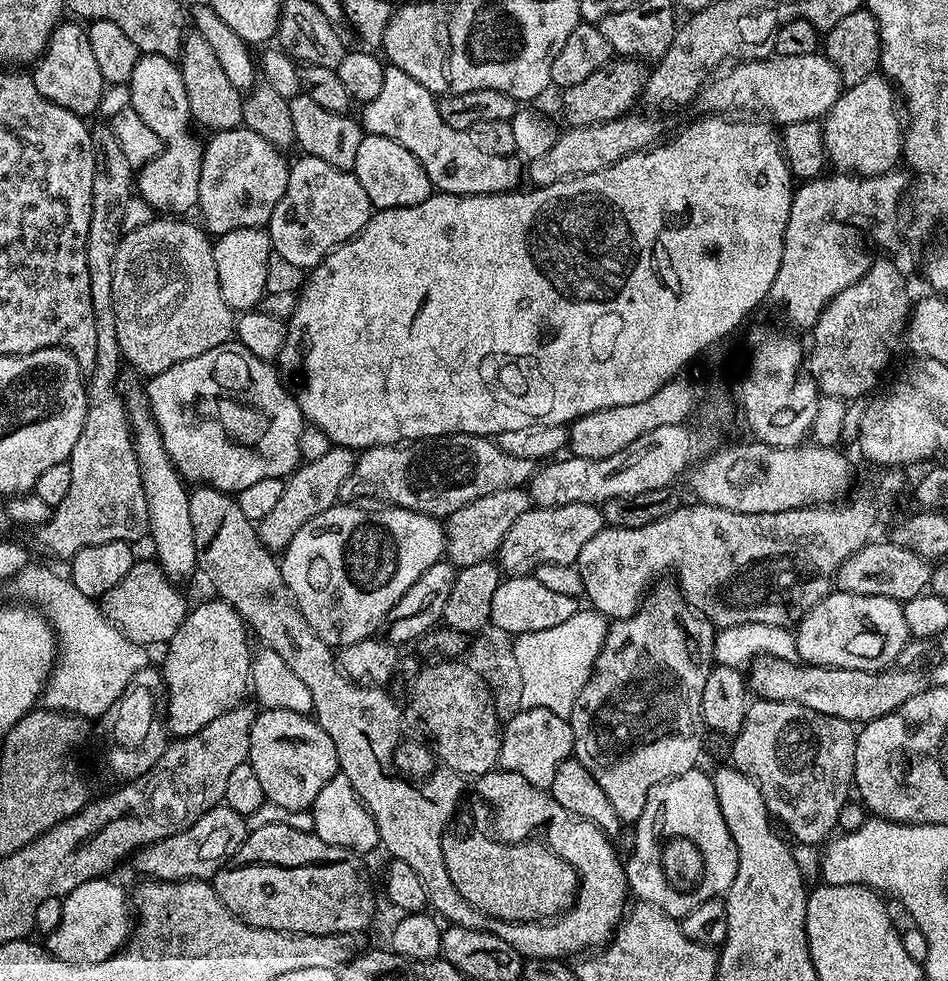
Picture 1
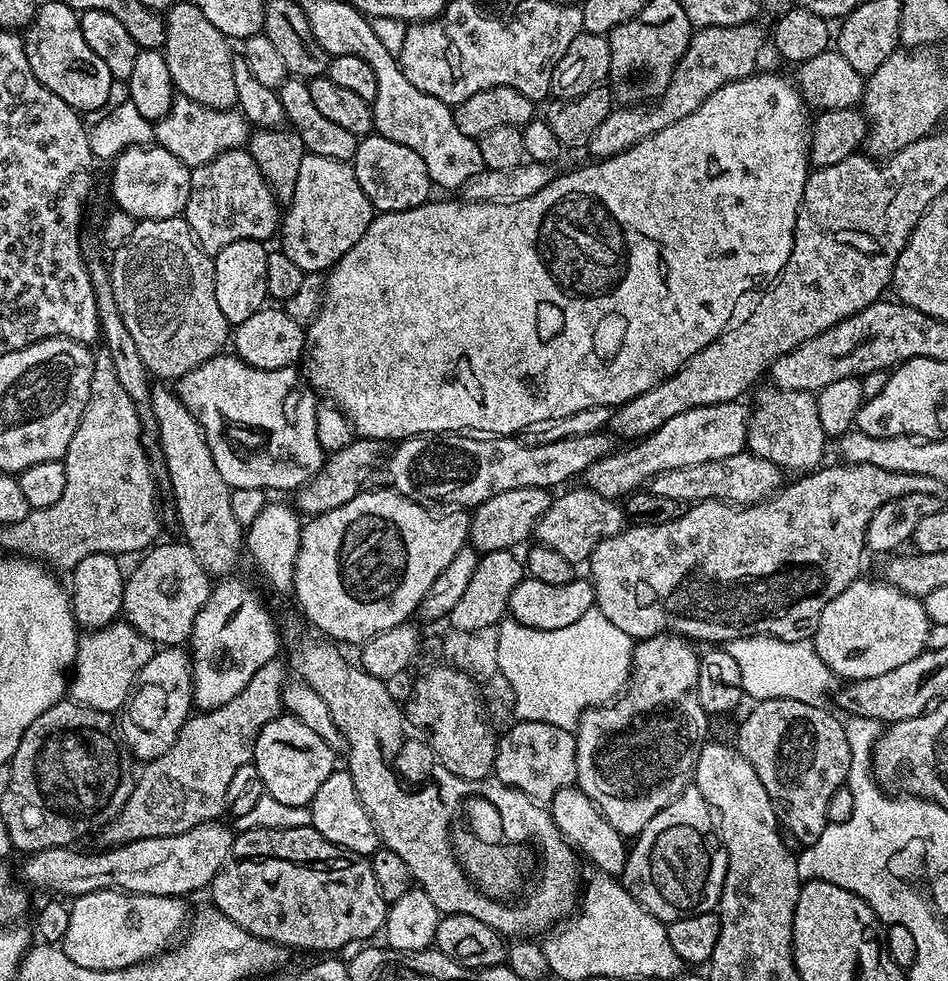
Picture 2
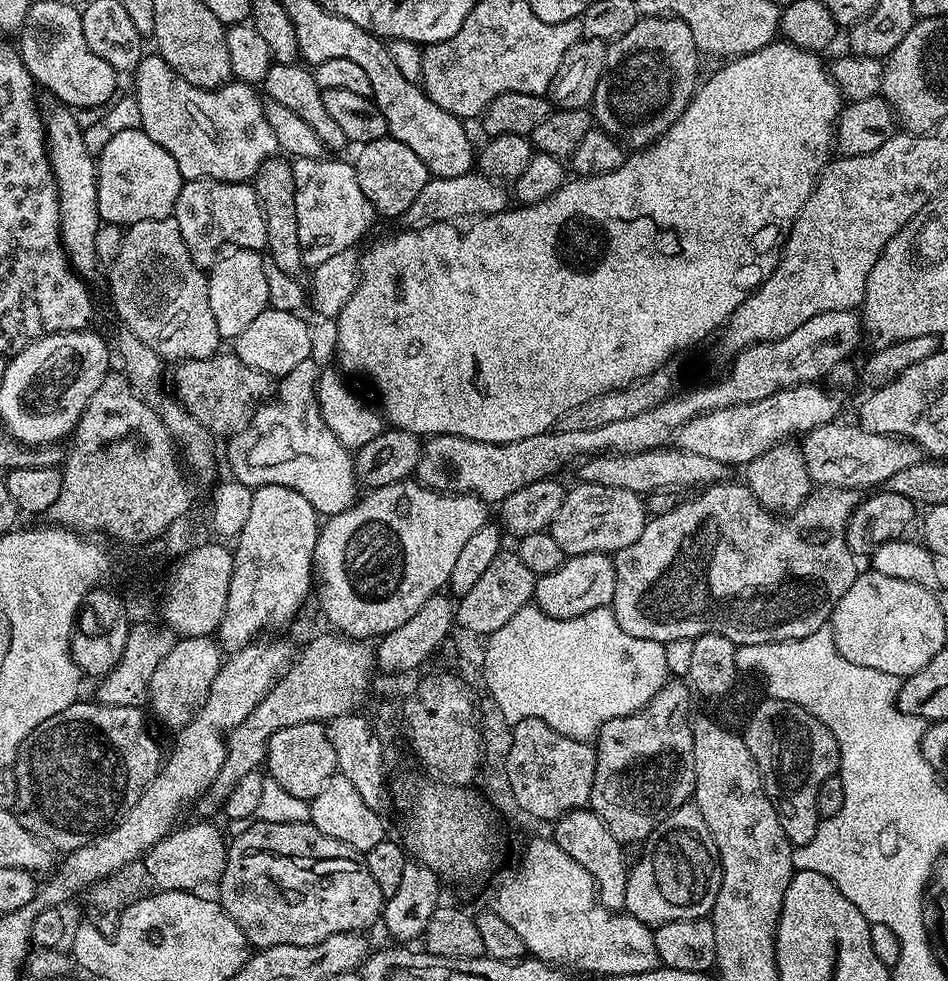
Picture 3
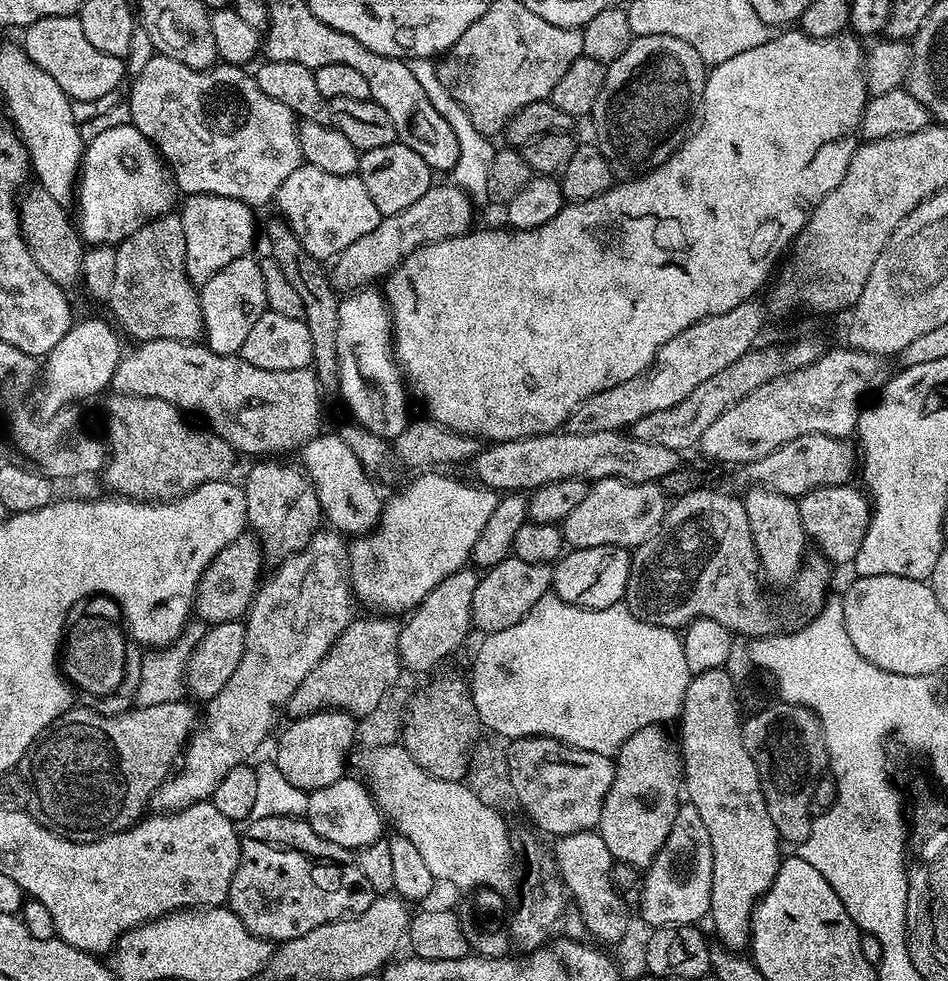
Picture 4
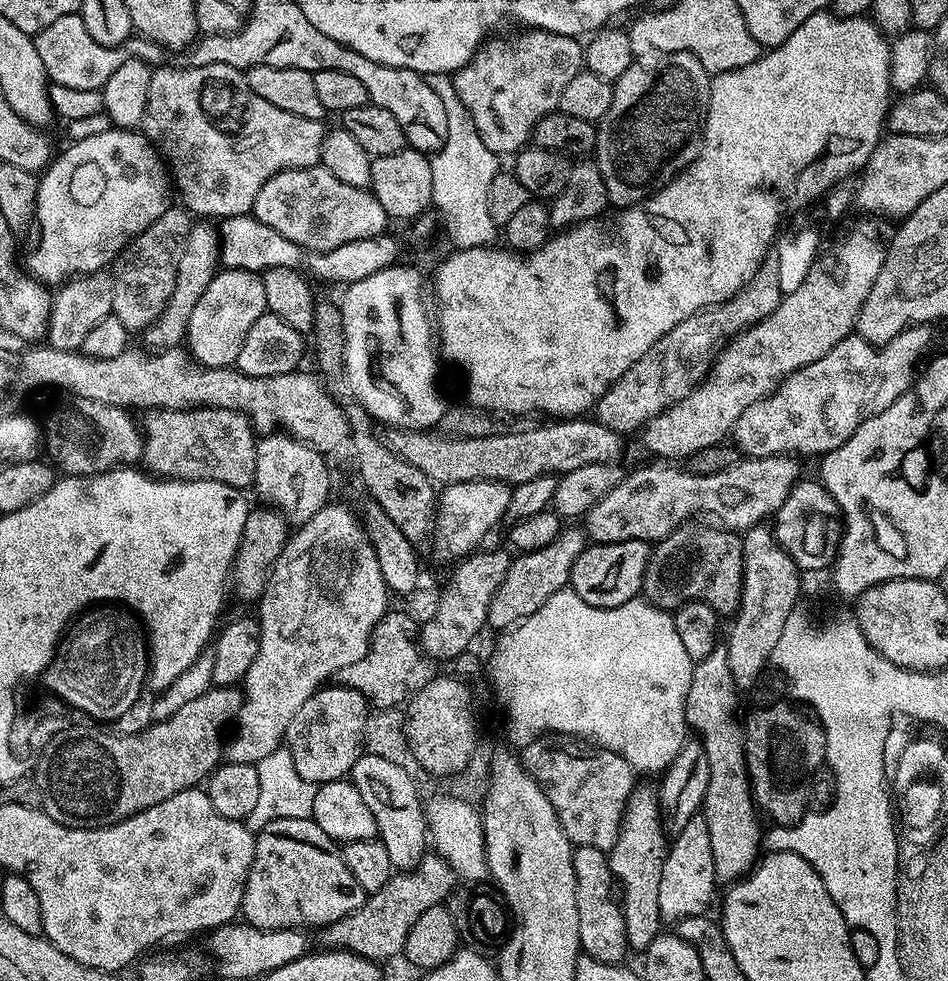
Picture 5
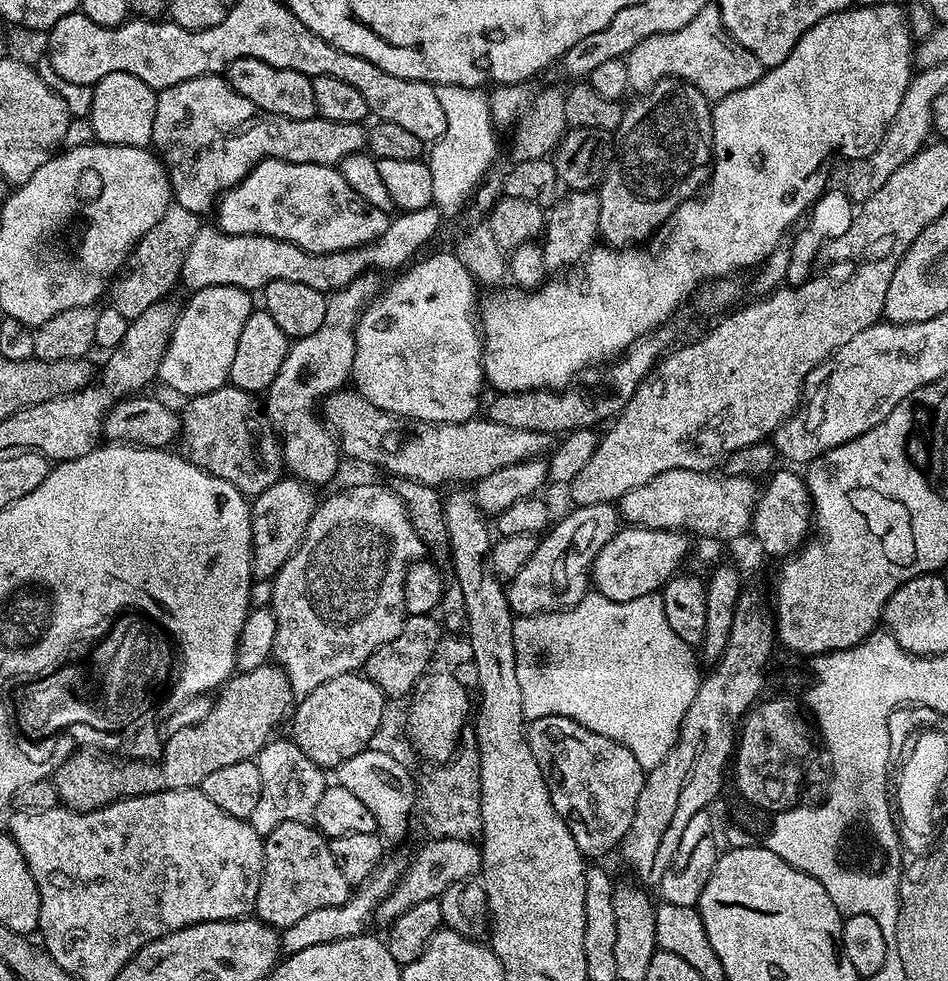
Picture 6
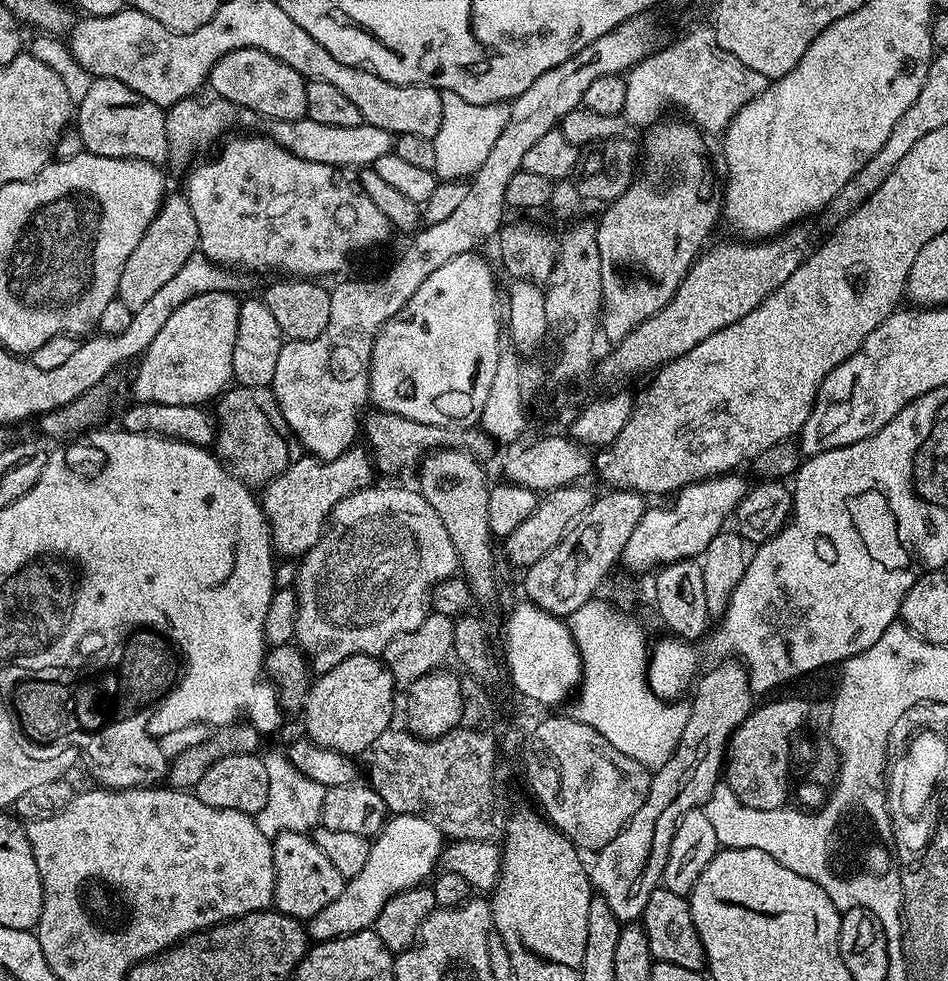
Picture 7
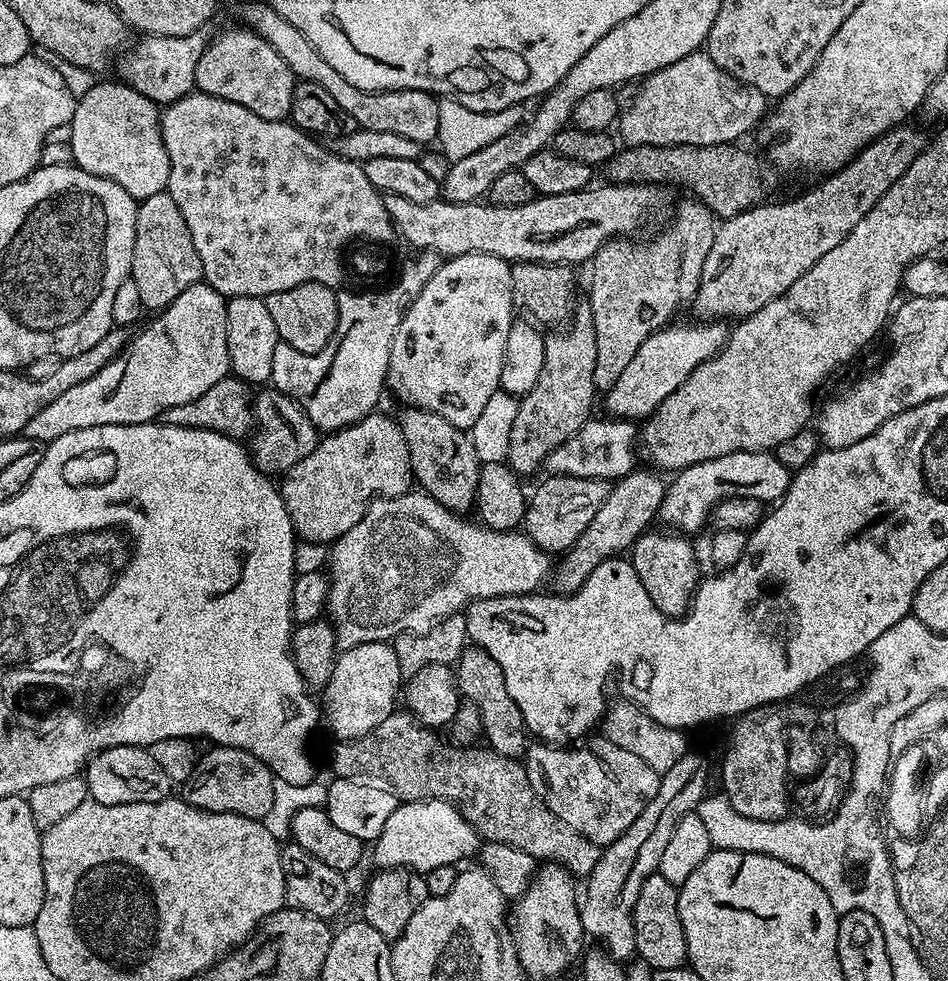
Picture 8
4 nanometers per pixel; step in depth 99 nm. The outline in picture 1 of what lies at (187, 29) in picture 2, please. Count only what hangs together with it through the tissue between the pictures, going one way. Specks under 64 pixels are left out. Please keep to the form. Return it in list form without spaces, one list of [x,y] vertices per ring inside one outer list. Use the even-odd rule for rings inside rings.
[[[192,30],[185,35],[184,44],[180,48],[178,67],[186,88],[188,109],[195,123],[208,127],[212,132],[234,129],[243,123],[243,93],[223,73],[222,66],[214,55],[214,49],[206,42],[206,38],[202,38],[202,34]]]

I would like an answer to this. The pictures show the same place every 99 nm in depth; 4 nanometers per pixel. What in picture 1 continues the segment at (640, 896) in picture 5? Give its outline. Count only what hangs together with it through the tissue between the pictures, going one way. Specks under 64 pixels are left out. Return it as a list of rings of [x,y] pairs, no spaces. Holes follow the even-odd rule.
[[[657,583],[645,595],[642,607],[630,618],[614,620],[609,623],[600,656],[595,660],[596,668],[588,676],[588,682],[582,688],[582,694],[578,694],[570,717],[574,758],[578,762],[582,762],[582,766],[586,766],[586,770],[590,770],[594,782],[598,782],[598,786],[602,786],[606,798],[610,798],[610,806],[614,806],[614,814],[618,814],[618,818],[622,822],[635,822],[642,814],[642,806],[646,806],[646,798],[650,794],[650,790],[654,790],[654,786],[658,786],[670,778],[678,778],[678,774],[686,774],[690,769],[697,767],[698,761],[696,759],[699,758],[700,752],[702,756],[705,751],[706,729],[700,713],[702,710],[702,690],[706,690],[706,678],[714,667],[717,629],[701,613],[686,603],[684,593],[675,583],[659,584]]]

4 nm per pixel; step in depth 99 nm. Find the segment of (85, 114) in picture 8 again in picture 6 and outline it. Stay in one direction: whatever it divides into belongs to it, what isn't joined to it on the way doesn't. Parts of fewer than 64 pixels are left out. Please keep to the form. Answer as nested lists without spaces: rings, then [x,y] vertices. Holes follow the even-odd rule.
[[[106,74],[92,88],[92,108],[86,117],[92,123],[93,137],[102,144],[148,148],[154,134],[157,95],[157,89],[146,86],[134,74]]]

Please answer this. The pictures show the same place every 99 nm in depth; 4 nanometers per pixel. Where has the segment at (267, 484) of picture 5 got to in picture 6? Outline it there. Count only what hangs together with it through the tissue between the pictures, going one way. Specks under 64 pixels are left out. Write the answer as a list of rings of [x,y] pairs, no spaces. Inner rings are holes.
[[[376,274],[360,276],[350,282],[350,286],[328,296],[322,326],[318,326],[314,334],[299,337],[289,347],[286,362],[282,362],[282,370],[278,370],[278,378],[274,378],[263,401],[264,410],[284,448],[285,469],[295,479],[313,486],[330,483],[340,468],[340,445],[318,409],[325,396],[341,391],[347,385],[344,383],[349,383],[354,366],[356,324],[364,309],[381,291],[380,280]]]

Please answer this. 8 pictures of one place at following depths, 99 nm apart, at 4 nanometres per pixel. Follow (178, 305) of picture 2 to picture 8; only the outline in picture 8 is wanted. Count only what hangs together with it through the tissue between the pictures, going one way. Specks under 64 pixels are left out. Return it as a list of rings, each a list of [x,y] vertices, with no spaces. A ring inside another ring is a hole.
[[[166,190],[139,201],[130,278],[148,310],[167,309],[182,290],[191,284],[201,283],[202,262],[198,258],[198,250],[194,250],[194,238],[190,238],[186,218],[182,218],[182,210],[178,210],[178,202],[174,202]]]

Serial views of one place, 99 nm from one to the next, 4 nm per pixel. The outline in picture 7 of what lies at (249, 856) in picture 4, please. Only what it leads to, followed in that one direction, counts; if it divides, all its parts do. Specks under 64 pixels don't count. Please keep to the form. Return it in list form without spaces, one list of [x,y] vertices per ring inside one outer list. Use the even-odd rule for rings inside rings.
[[[283,832],[272,840],[274,854],[274,901],[275,911],[293,916],[295,920],[307,922],[312,919],[318,910],[330,906],[334,898],[344,893],[345,878],[338,874],[337,868],[332,865],[330,858],[318,850],[311,835],[303,832]]]

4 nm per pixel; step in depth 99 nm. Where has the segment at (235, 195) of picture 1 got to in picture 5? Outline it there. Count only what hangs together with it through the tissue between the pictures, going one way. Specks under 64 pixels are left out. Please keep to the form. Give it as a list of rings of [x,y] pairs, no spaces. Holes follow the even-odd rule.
[[[212,222],[193,223],[188,235],[188,243],[185,244],[184,252],[176,262],[176,285],[170,294],[168,305],[162,310],[160,317],[142,333],[145,349],[157,353],[163,352],[165,348],[179,348],[185,343],[190,314],[194,314],[194,306],[198,306],[198,298],[202,298],[206,286],[216,277],[219,264],[220,241],[217,225]]]

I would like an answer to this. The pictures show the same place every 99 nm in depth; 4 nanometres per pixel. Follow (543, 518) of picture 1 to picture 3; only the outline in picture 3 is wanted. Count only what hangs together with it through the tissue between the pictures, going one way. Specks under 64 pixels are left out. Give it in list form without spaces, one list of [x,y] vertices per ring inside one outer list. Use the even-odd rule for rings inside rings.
[[[583,482],[577,485],[577,488],[569,487],[565,491],[562,510],[558,510],[558,518],[554,518],[550,529],[565,557],[595,552],[615,554],[638,539],[650,519],[641,493]]]

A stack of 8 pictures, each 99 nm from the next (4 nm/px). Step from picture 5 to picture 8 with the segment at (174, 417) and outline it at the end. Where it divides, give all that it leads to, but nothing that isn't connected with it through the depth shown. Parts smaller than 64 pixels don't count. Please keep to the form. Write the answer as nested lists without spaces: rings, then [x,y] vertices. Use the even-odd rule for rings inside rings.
[[[260,390],[254,396],[254,424],[255,431],[251,433],[250,455],[252,463],[259,472],[273,474],[287,474],[295,464],[302,462],[310,450],[314,450],[318,443],[318,429],[308,421],[308,417],[301,412],[297,404],[289,403],[288,416],[284,413],[286,400],[281,393],[275,390]]]

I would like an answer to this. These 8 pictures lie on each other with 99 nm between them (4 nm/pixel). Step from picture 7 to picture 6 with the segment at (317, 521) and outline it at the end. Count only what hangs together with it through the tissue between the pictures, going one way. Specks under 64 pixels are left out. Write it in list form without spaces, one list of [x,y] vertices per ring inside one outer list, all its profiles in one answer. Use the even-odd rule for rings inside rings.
[[[282,478],[251,501],[252,575],[257,581],[271,581],[294,550],[298,550],[318,503],[318,496],[312,492],[315,492],[313,485],[303,480]]]

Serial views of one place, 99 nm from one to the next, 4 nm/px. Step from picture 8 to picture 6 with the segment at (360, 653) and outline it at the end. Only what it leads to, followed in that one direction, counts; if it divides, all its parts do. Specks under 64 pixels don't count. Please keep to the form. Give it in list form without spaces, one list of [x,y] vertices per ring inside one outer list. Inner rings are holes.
[[[359,671],[330,678],[330,682],[322,682],[318,690],[295,705],[290,716],[291,739],[295,740],[302,754],[310,758],[310,762],[325,770],[335,770],[339,764],[346,762],[346,758],[354,758],[354,754],[364,751],[375,741],[372,739],[384,720],[384,703],[384,692]]]

